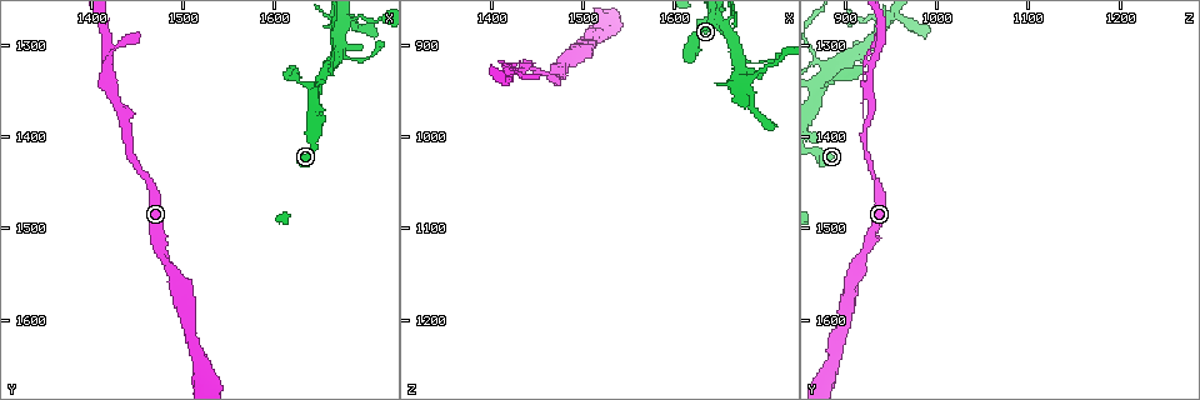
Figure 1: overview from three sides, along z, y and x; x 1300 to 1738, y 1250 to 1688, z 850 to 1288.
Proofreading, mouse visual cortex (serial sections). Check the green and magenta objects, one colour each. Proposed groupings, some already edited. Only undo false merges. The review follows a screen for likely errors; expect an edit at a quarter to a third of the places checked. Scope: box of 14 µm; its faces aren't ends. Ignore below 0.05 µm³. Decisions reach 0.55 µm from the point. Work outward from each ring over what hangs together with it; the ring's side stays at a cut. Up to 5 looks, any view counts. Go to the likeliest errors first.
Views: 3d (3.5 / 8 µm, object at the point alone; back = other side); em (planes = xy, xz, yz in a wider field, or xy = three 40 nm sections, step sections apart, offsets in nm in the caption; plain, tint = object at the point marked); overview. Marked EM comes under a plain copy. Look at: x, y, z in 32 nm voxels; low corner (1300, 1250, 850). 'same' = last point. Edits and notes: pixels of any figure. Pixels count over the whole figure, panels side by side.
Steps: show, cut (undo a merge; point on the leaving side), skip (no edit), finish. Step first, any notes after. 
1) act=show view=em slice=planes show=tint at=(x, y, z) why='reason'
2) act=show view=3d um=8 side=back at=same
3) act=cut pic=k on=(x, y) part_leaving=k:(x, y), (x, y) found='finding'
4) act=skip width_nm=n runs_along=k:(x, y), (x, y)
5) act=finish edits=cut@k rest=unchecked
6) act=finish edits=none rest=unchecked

act=show view=3d um=3.5 side=back at=(1420, 1315, 935) why='two arms in line, one across'

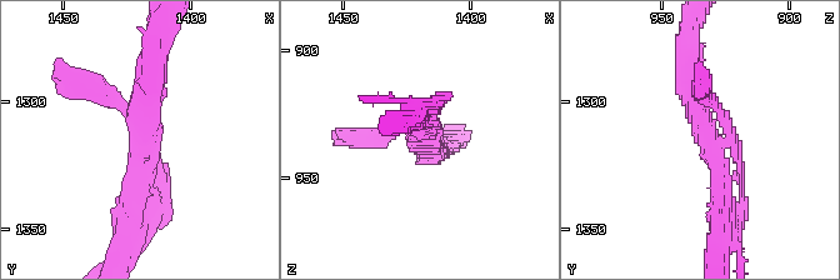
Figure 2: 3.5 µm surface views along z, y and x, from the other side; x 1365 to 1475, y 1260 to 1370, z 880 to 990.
act=show view=em slice=xy step=3 show=tint at=(1418, 1313, 932) why='now the EM'

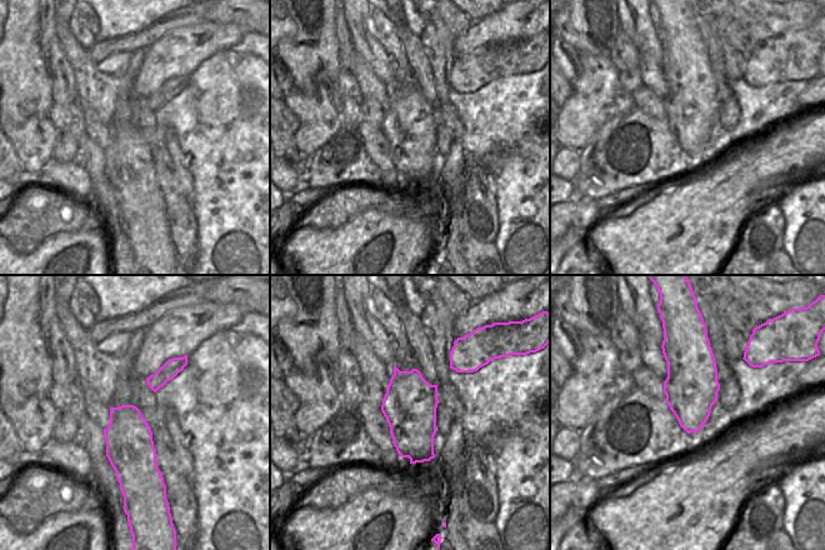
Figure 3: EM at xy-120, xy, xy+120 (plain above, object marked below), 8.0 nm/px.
act=cut pic=2 on=(111, 99) width_nm=420 part_leaving=2:(720, 125), (698, 64) found='a second cell is stuck on'

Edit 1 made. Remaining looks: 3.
act=show view=overview

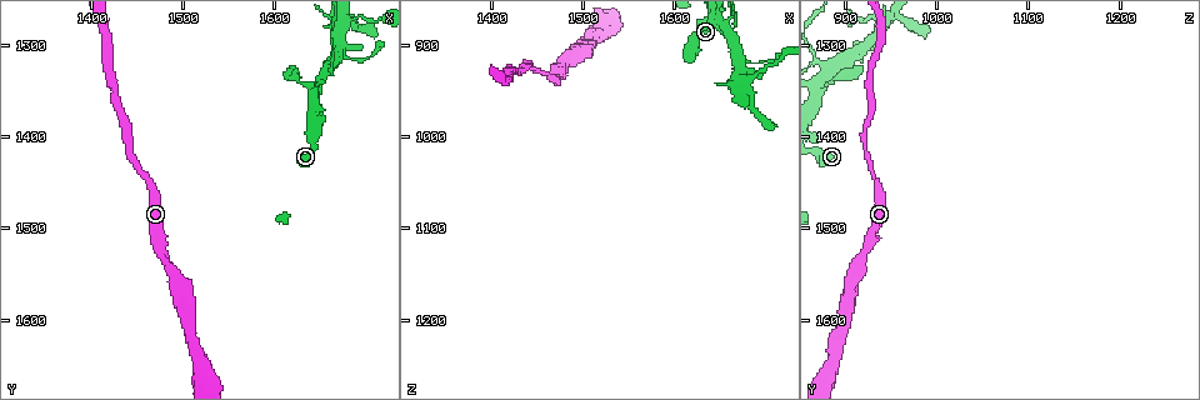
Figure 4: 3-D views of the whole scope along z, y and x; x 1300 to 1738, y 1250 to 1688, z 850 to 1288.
act=show view=3d um=3.5 at=(1675, 1280, 935)

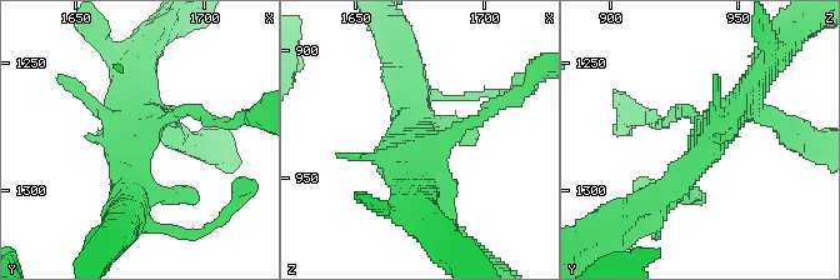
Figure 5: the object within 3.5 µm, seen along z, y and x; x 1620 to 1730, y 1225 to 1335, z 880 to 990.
act=show view=em slice=xy step=2 show=tint at=(1674, 1280, 938) why='now the EM'

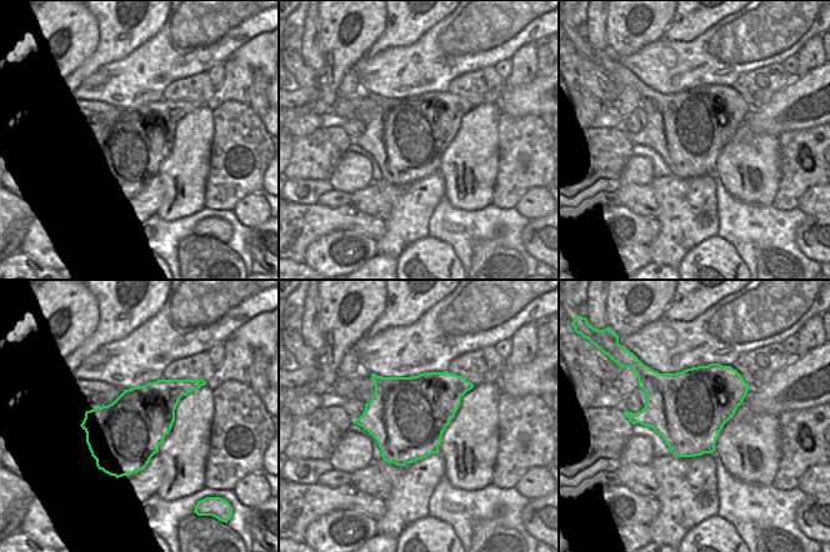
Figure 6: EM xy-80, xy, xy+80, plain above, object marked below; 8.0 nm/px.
act=skip runs_along=5:(656, 199), (736, 106), (769, 115) found='all the same cell'

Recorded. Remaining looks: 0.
act=finish edits=cut@2 rest=unchecked

